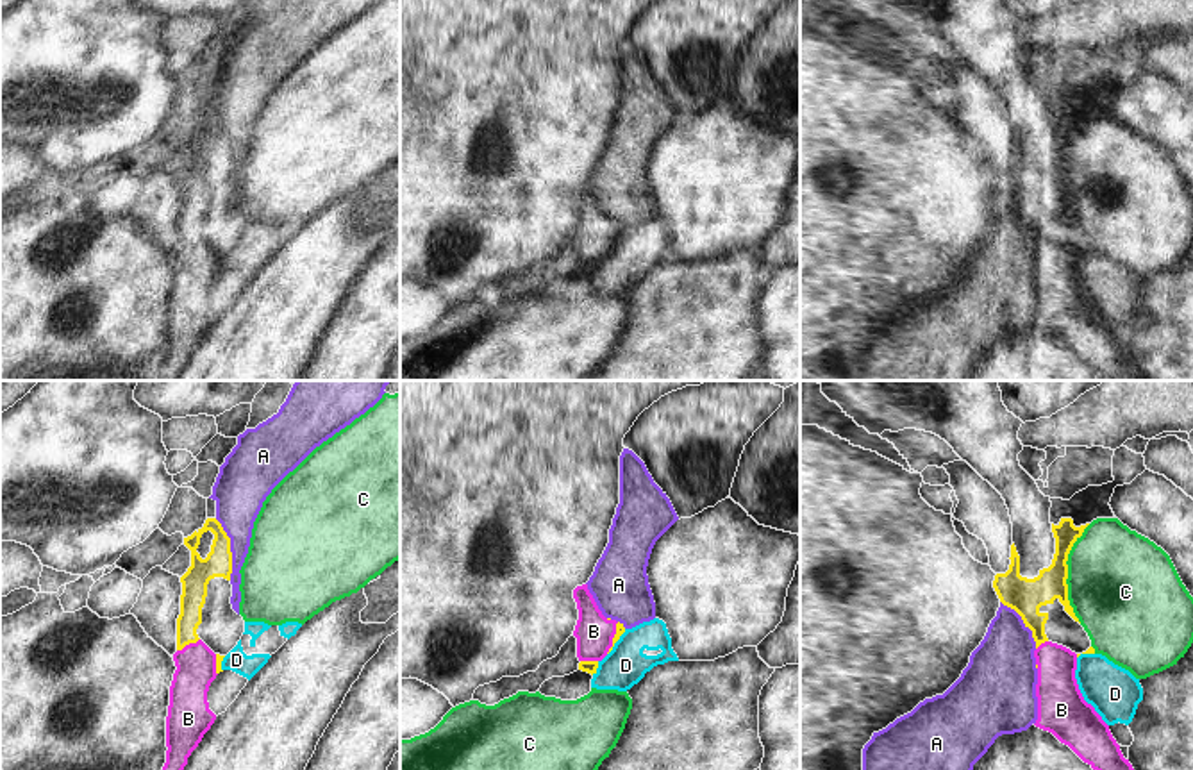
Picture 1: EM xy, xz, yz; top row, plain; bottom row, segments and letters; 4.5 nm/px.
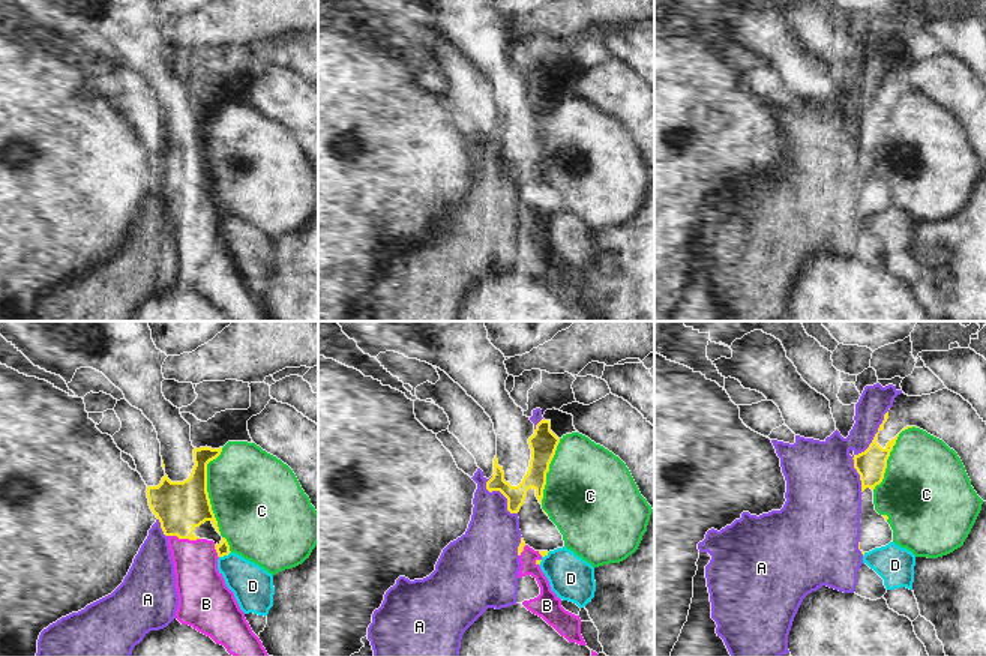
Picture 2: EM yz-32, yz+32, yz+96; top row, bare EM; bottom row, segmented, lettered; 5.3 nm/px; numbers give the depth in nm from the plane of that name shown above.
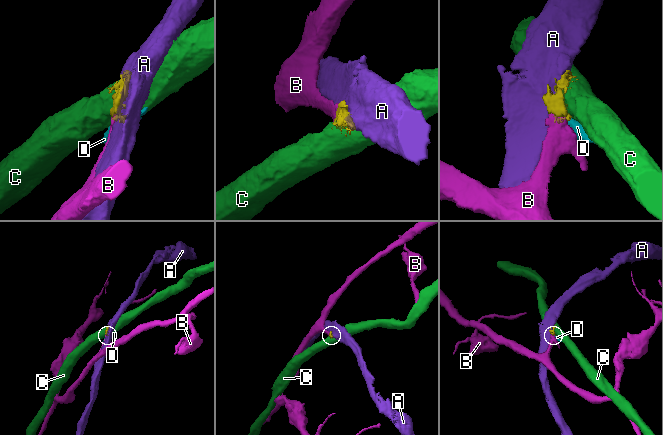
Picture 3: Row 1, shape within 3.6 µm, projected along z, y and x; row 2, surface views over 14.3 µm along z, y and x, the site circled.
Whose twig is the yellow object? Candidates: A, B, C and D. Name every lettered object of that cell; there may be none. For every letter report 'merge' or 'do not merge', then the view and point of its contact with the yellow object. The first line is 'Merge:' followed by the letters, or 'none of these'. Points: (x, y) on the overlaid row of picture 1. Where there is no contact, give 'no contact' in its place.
Merge: B
A: do not merge; meets yellow in xy at (229, 549)
B: merge; meets yellow in xy at (188, 644)
C: do not merge; meets yellow in yz at (1067, 574)
D: do not merge; meets yellow in xz at (597, 667)

